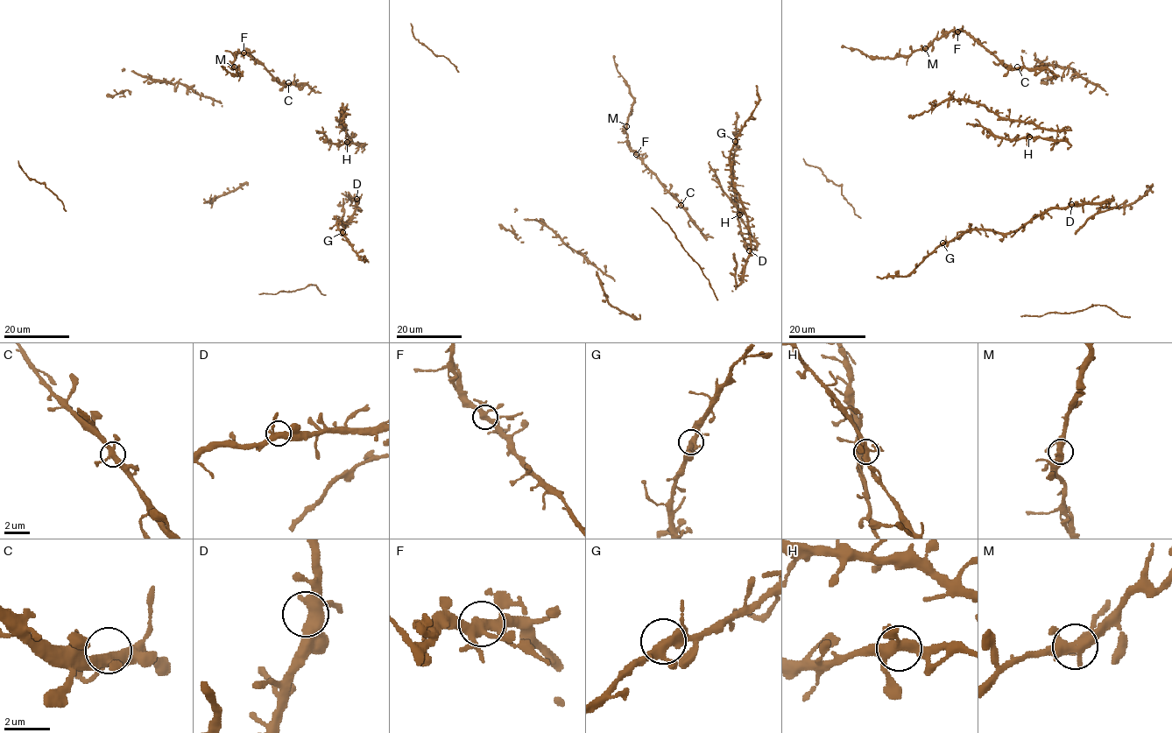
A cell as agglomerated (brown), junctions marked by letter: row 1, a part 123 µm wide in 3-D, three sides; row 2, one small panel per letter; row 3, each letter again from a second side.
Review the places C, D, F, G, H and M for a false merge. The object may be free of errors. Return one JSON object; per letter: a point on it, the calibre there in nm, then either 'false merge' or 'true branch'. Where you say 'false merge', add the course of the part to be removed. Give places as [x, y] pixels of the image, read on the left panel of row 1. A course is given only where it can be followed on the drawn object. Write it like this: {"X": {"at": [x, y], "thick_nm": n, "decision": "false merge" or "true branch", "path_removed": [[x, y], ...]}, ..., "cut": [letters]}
{"C": {"at": [288, 82], "thick_nm": 380, "decision": "true branch"}, "D": {"at": [356, 199], "thick_nm": 440, "decision": "true branch"}, "F": {"at": [243, 52], "thick_nm": 400, "decision": "true branch"}, "G": {"at": [342, 232], "thick_nm": 380, "decision": "true branch"}, "H": {"at": [347, 142], "thick_nm": 380, "decision": "true branch"}, "M": {"at": [234, 66], "thick_nm": 400, "decision": "true branch"}, "cut": []}

